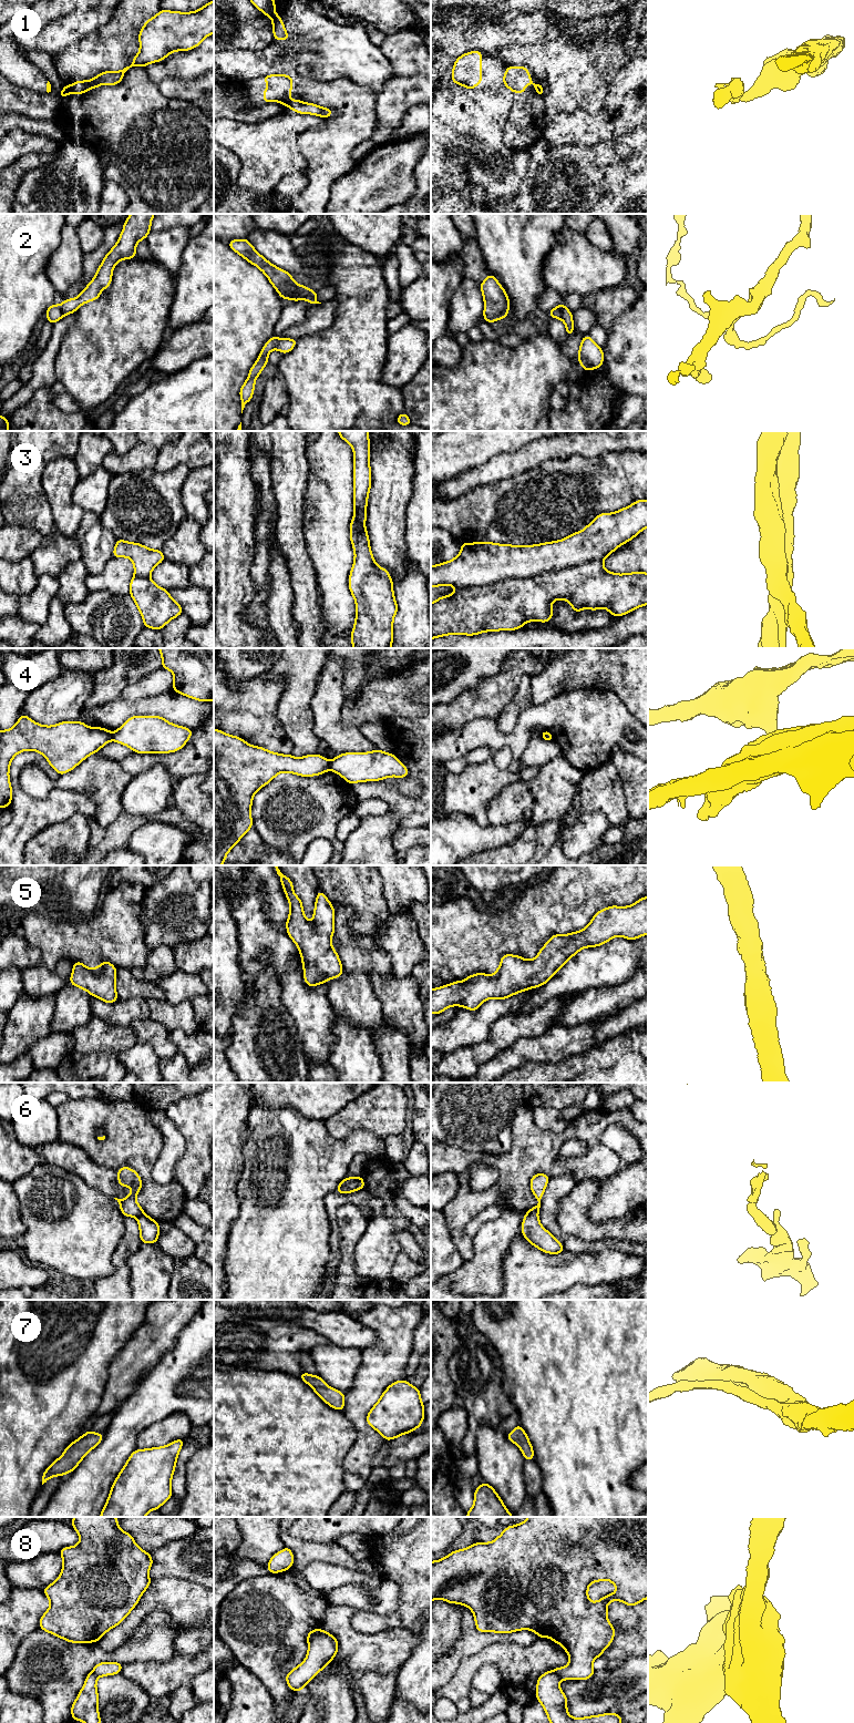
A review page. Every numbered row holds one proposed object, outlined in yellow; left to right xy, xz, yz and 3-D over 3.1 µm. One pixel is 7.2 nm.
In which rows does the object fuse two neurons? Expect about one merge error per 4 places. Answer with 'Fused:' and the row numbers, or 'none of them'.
Fused: 1, 2, 3, 4, 6, 8

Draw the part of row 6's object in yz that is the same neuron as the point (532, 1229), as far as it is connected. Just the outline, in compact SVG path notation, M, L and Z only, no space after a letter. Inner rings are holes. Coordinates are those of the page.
M525 1213L521 1229L524 1238L543 1252L558 1254L565 1250L562 1243L542 1227L537 1214Z

